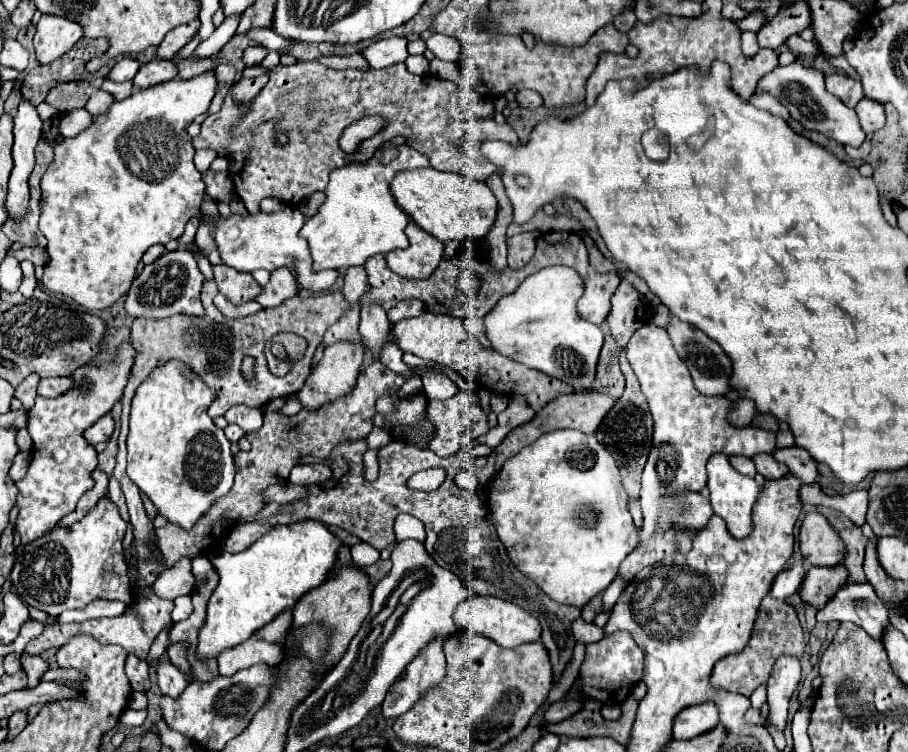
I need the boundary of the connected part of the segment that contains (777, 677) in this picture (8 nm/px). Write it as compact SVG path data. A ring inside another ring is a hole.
M781 656L769 678L769 720L775 728L783 730L787 720L787 706L793 690L797 688L801 672L797 672L797 660L793 656Z

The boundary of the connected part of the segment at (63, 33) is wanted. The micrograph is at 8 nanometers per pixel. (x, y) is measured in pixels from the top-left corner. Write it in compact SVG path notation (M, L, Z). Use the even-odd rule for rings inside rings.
M43 14L37 22L37 32L33 36L35 56L39 64L51 64L61 58L79 38L83 38L83 28L67 18Z

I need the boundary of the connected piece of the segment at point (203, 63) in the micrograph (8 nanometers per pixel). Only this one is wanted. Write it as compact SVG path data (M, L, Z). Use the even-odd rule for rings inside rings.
M189 56L185 60L177 60L177 68L179 68L179 78L187 80L187 78L193 78L193 76L199 76L199 74L211 70L213 68L213 62L209 58L199 60L199 58Z

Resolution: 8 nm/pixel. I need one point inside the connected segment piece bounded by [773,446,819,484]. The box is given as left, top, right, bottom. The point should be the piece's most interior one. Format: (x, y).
(800, 463)

